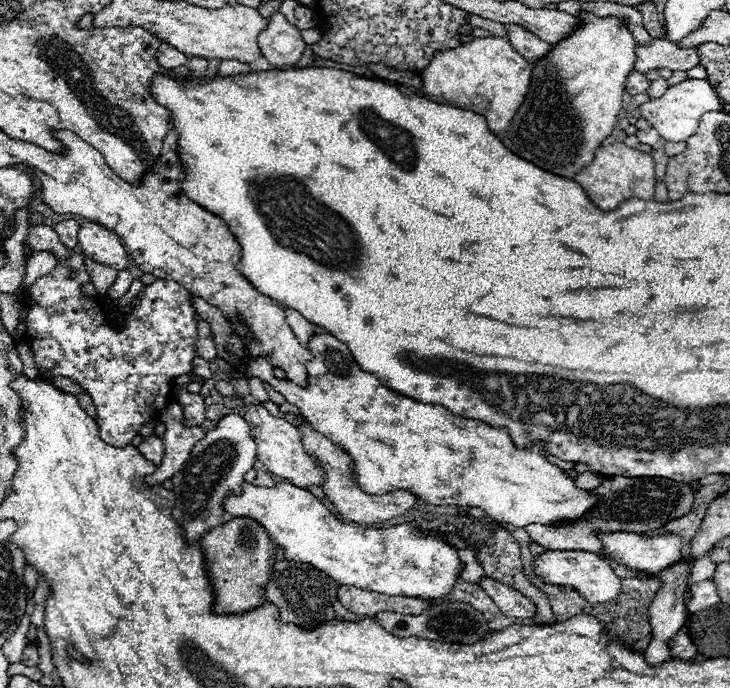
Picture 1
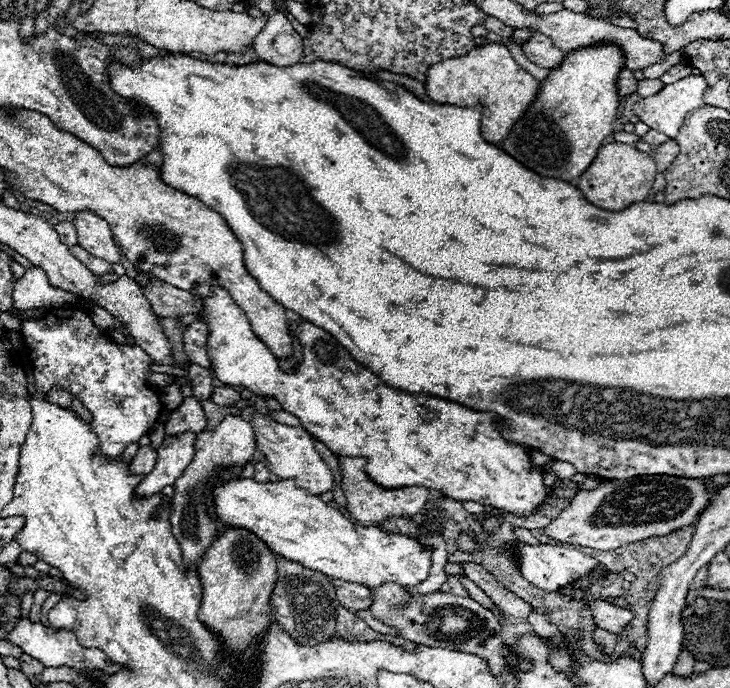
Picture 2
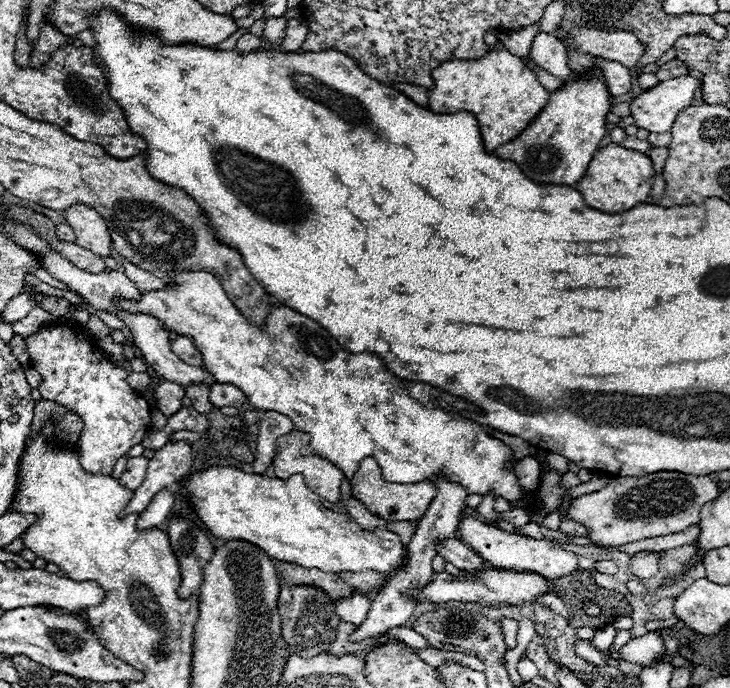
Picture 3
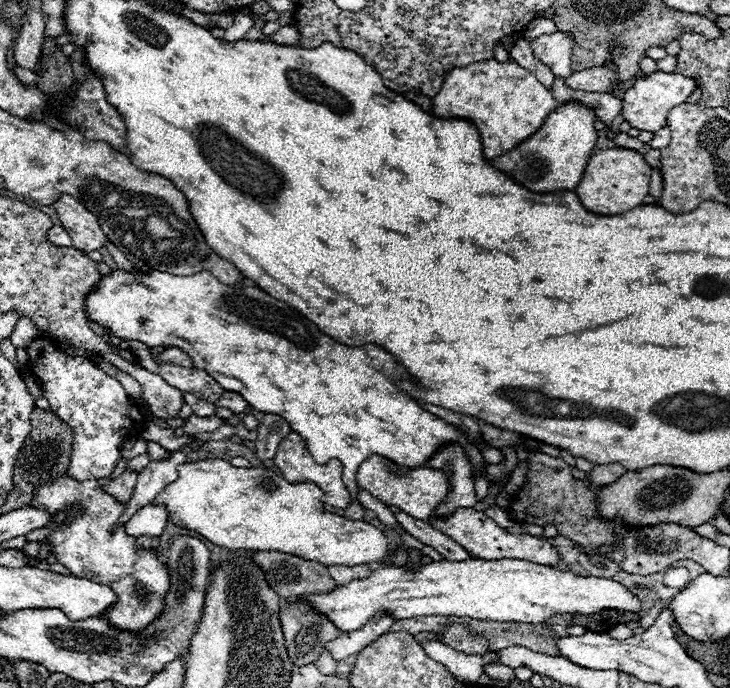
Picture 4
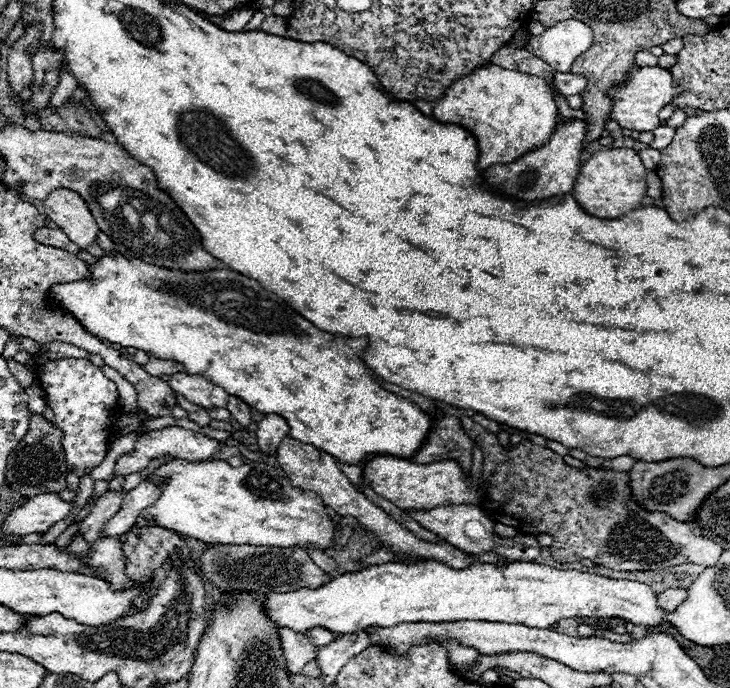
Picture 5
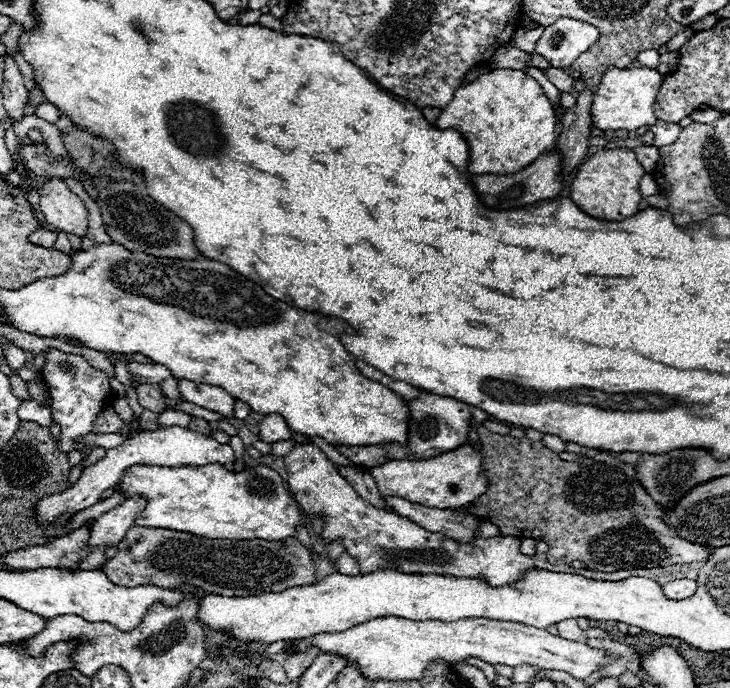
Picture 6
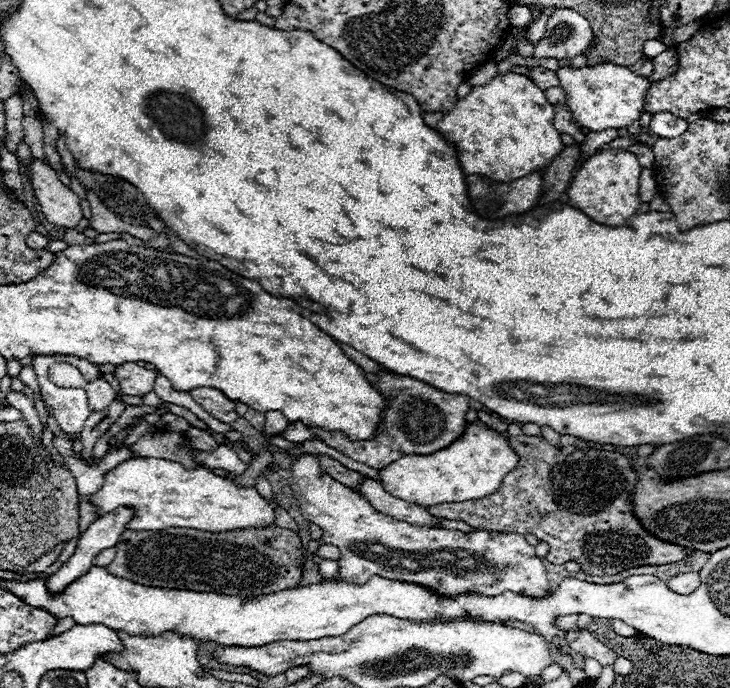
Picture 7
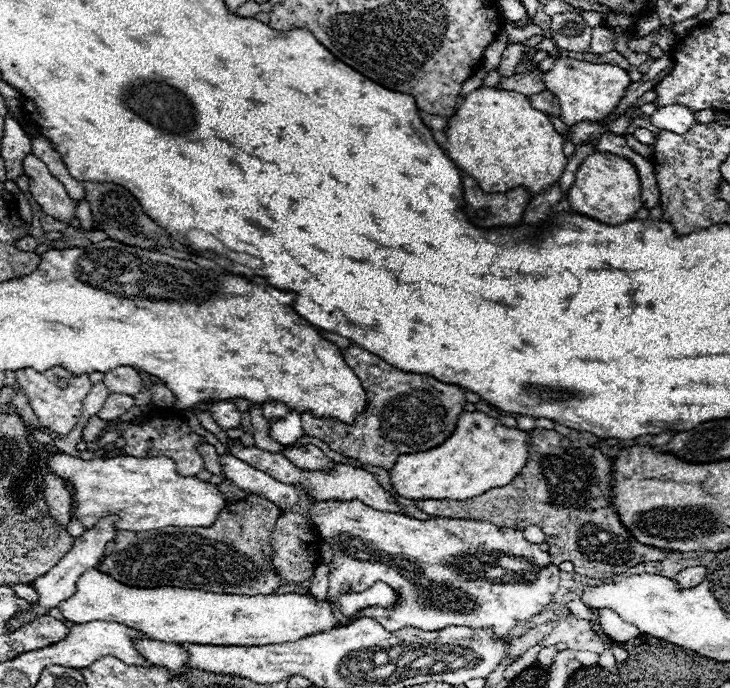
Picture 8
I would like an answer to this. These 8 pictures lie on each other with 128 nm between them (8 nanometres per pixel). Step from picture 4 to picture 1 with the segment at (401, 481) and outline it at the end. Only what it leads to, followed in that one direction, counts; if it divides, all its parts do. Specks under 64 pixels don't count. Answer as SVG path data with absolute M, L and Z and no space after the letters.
M280 404L280 412L288 412L300 418L300 440L306 448L306 452L316 460L316 464L320 464L320 468L324 468L324 484L322 490L326 494L326 498L336 506L338 514L346 520L358 522L358 524L378 524L378 522L386 522L390 518L396 518L400 514L404 514L406 510L410 510L416 504L416 496L412 496L406 490L398 490L398 492L390 492L390 494L382 494L382 496L370 496L366 492L362 492L352 476L352 460L348 454L344 454L338 446L334 446L326 436L322 436L320 432L316 432L312 426L308 426L306 418L300 416L300 410L294 404Z

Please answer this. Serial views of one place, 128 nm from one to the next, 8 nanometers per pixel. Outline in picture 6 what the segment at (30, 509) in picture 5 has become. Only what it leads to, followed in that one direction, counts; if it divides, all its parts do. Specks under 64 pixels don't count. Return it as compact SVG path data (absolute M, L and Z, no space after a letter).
M166 426L166 428L158 428L158 430L146 430L146 432L134 434L122 446L106 450L106 456L98 464L86 468L82 472L80 480L72 488L40 498L36 504L36 516L38 516L40 524L52 524L58 520L60 514L76 514L76 512L96 504L100 500L102 492L106 488L116 486L120 482L120 478L124 476L124 472L136 464L142 464L142 466L206 466L206 464L226 464L226 462L234 462L234 460L236 460L234 450L228 444L220 444L214 438L192 432L188 428Z

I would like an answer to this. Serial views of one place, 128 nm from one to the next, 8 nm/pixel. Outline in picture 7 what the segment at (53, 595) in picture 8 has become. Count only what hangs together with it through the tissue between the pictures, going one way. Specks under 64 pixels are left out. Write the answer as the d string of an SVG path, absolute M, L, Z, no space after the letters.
M124 506L116 508L110 514L96 518L88 526L88 530L80 536L76 552L72 554L72 558L56 574L48 576L48 580L46 580L48 592L60 594L60 592L64 592L64 588L68 584L72 584L76 578L84 576L92 568L92 560L98 552L118 544L122 532L126 530L126 524L132 518L134 518L134 510L124 508Z

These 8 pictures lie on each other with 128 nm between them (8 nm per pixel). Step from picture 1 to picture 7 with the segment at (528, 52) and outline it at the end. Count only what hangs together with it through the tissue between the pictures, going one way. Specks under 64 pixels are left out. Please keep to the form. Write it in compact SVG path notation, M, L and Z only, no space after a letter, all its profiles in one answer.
M556 10L548 24L542 40L534 46L536 58L574 58L578 54L584 54L584 50L590 46L594 34L590 22L578 14L576 10Z

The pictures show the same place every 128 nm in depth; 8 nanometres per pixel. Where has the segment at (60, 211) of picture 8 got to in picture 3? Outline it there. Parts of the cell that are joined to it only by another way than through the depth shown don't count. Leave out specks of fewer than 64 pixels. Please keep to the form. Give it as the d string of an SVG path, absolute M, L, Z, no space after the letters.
M74 204L72 208L64 210L66 216L66 224L70 224L76 232L76 244L92 250L96 256L112 256L112 240L110 240L110 232L106 222L102 220L102 216L84 206L84 204Z

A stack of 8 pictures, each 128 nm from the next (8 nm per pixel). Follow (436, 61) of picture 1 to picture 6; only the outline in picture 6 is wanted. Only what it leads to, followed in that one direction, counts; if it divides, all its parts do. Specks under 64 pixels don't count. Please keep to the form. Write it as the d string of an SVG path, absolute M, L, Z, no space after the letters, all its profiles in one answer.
M492 70L488 74L478 76L474 82L458 88L452 104L442 108L436 128L454 128L458 130L470 146L470 164L468 170L472 174L510 174L526 168L532 160L536 160L542 152L554 148L556 144L556 126L554 126L554 108L540 84L520 70Z

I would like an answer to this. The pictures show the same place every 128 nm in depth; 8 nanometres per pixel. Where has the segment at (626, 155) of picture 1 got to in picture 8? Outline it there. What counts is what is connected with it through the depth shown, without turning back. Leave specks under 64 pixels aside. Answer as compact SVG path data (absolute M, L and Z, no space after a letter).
M598 152L594 156L588 156L580 164L576 172L576 180L568 190L568 202L574 208L574 212L594 218L602 224L616 226L620 222L628 222L642 208L638 172L634 164L630 164L630 160L620 158L616 154Z

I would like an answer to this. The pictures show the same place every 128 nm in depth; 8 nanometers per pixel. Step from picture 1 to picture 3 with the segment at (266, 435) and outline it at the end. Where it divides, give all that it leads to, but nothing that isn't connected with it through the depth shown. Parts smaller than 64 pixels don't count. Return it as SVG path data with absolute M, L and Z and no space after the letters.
M292 430L284 436L280 436L280 440L276 440L276 454L272 460L272 468L278 478L290 478L292 474L302 474L308 488L312 488L320 498L336 504L340 500L340 484L342 484L344 474L340 468L336 468L332 462L320 458L318 454L302 454L302 450L308 444L310 444L310 436L302 430Z

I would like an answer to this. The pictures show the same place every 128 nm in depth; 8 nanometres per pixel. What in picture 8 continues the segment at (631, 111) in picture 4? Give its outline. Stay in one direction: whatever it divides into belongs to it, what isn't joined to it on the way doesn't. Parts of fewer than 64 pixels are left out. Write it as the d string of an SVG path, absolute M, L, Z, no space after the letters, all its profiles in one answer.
M558 58L550 72L544 72L546 90L554 92L560 100L560 120L568 126L578 122L598 122L602 124L606 116L610 116L620 100L624 98L626 88L632 84L626 70L612 64L592 64L574 58Z

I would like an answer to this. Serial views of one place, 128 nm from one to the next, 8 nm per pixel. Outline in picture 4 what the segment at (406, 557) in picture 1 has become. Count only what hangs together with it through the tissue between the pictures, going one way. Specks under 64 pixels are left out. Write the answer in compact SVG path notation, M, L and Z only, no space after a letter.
M214 458L182 464L180 480L168 484L154 504L164 504L174 524L196 530L224 548L276 550L324 566L370 566L390 556L390 542L382 530L326 512L320 498L322 490L310 482L290 484L272 470L236 468Z

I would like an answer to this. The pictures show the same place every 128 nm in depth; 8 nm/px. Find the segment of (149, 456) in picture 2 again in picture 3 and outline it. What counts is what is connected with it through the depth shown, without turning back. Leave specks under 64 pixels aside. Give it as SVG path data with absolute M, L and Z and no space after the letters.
M136 456L128 460L128 466L124 470L124 474L120 476L120 484L128 486L130 490L136 490L144 478L146 478L146 468L148 468L148 458L146 456Z

